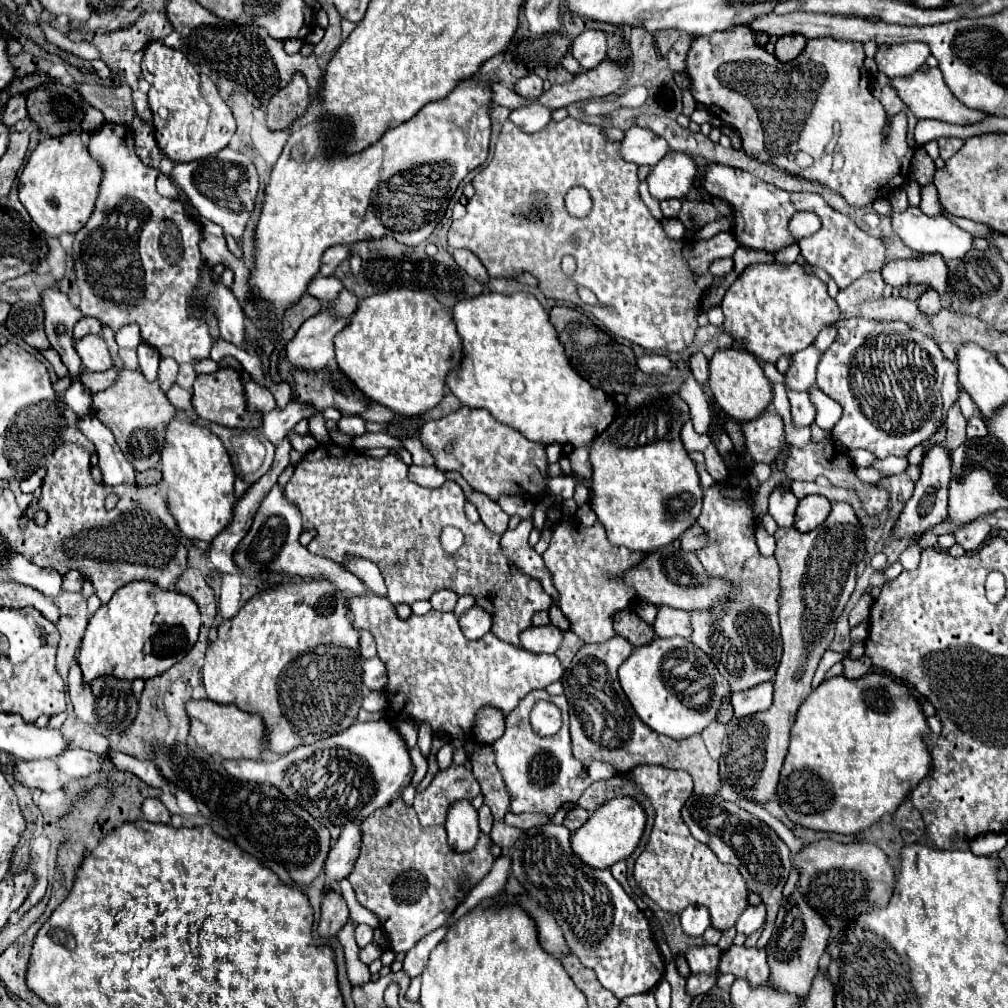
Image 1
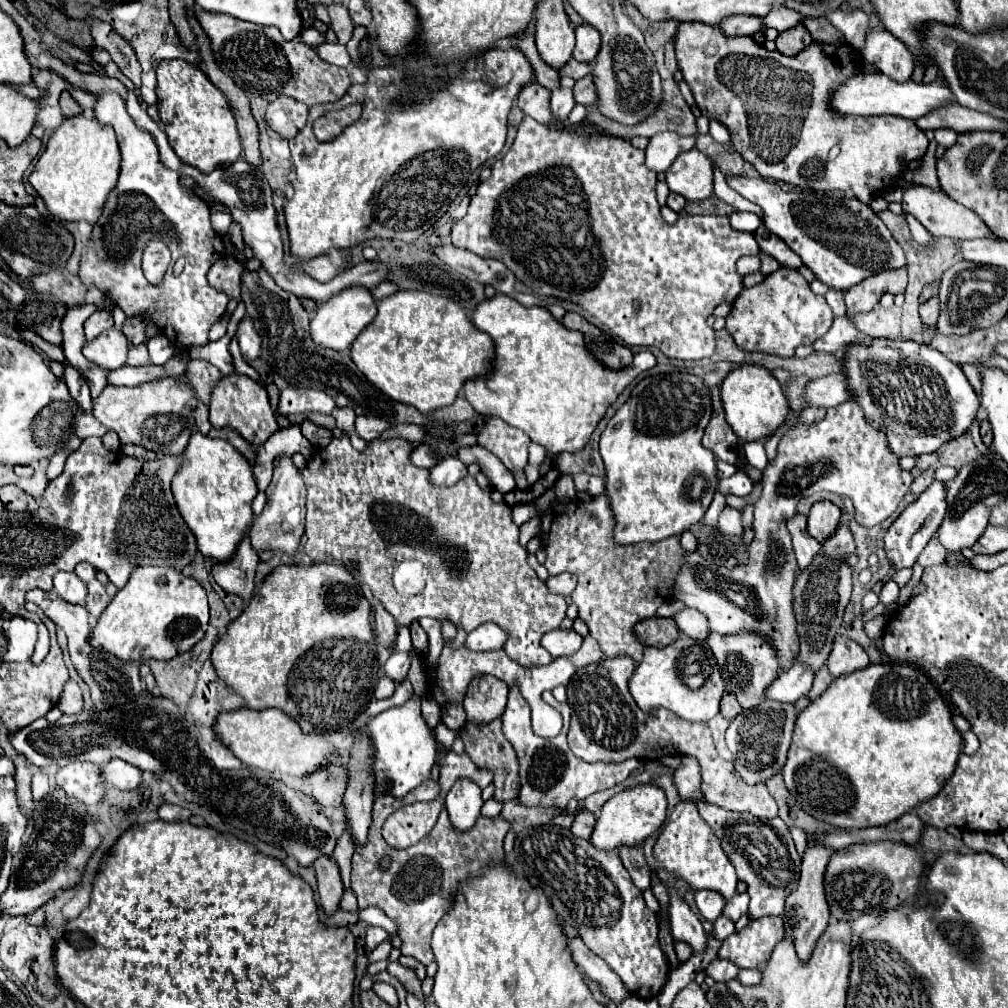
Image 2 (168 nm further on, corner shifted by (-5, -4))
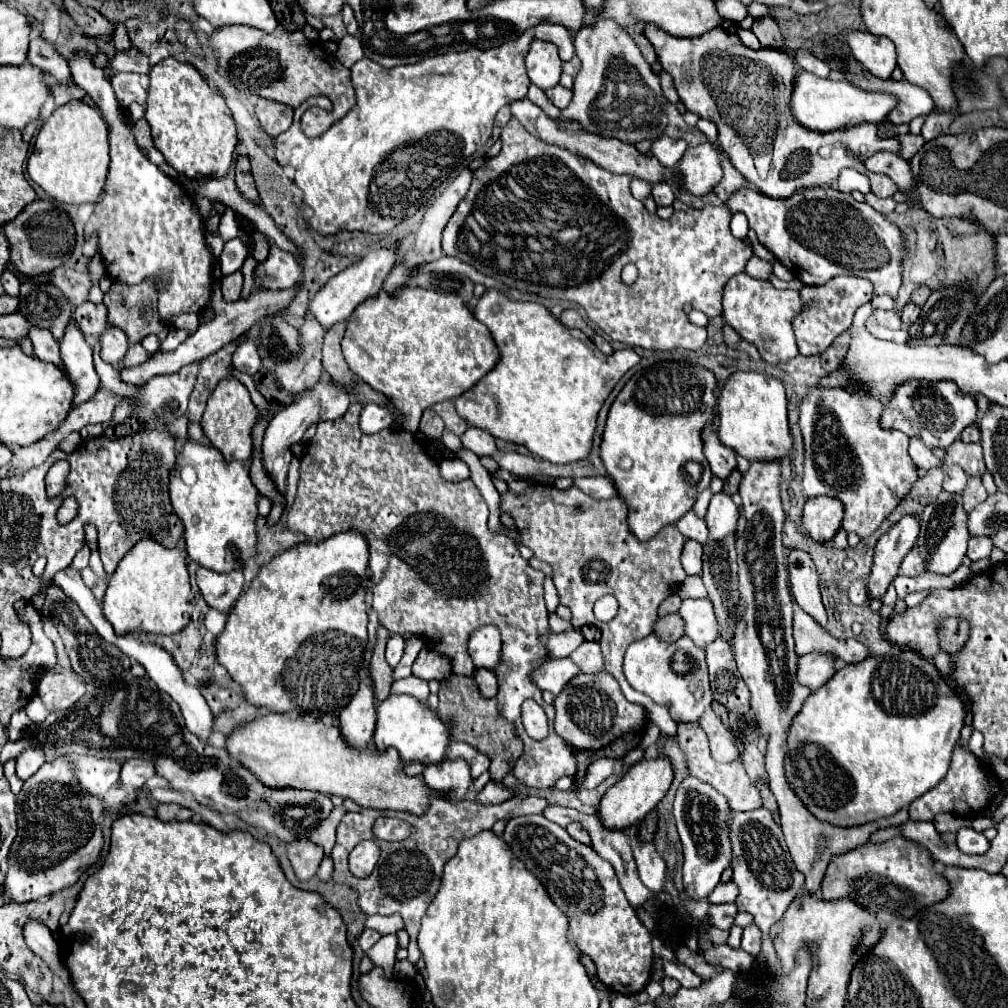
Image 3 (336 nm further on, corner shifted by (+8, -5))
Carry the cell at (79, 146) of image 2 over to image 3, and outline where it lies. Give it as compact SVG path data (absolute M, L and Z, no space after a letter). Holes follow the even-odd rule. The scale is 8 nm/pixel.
M70 101L58 107L38 131L26 171L52 201L82 205L98 201L104 189L108 167L108 127L102 115L90 105Z

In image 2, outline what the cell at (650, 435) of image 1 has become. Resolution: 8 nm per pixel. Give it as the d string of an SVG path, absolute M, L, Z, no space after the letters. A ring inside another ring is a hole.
M669 372L669 374L655 374L655 376L645 376L631 392L631 398L617 410L617 414L609 420L607 428L603 430L601 434L601 440L599 440L599 448L601 448L601 456L603 456L603 462L605 462L605 468L607 468L607 496L611 500L611 506L613 506L613 512L615 512L615 538L619 544L637 544L637 542L659 542L659 540L665 540L669 536L681 536L683 530L689 530L693 524L697 524L705 510L709 508L711 500L713 500L713 492L715 492L715 486L719 482L717 478L717 456L711 452L711 450L705 450L705 446L701 444L701 438L703 438L703 432L709 424L709 418L711 418L711 394L709 394L709 388L705 386L705 380L701 376L695 376L695 374L685 374L685 372Z

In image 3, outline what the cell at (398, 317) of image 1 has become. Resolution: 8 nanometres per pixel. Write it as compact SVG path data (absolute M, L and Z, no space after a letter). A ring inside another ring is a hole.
M402 287L396 295L382 291L376 297L360 303L360 307L356 307L354 315L348 319L348 325L352 325L352 329L346 327L342 351L350 371L374 391L384 393L394 401L396 409L406 415L402 429L410 433L418 431L418 421L424 409L446 399L456 399L478 383L498 361L498 349L488 327L478 323L464 301L456 295L440 295L420 287Z

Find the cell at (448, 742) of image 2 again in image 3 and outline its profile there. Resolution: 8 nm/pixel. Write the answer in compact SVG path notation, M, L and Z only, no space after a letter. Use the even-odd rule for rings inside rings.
M414 675L396 680L392 685L392 693L406 693L406 695L412 695L412 697L420 699L420 703L428 703L428 695L430 695L428 683L416 679Z

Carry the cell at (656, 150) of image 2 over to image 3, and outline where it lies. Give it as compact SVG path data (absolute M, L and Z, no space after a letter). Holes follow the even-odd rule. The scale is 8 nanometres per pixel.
M660 137L652 141L652 157L656 157L664 167L674 167L678 163L678 159L684 155L688 143L684 143L684 139L670 139L670 137Z

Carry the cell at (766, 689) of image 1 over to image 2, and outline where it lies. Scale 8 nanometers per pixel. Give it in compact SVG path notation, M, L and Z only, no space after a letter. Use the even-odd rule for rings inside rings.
M795 662L785 674L781 674L769 688L767 688L767 698L777 700L777 702L789 702L793 704L801 696L805 696L815 680L815 670L809 668L807 664Z

